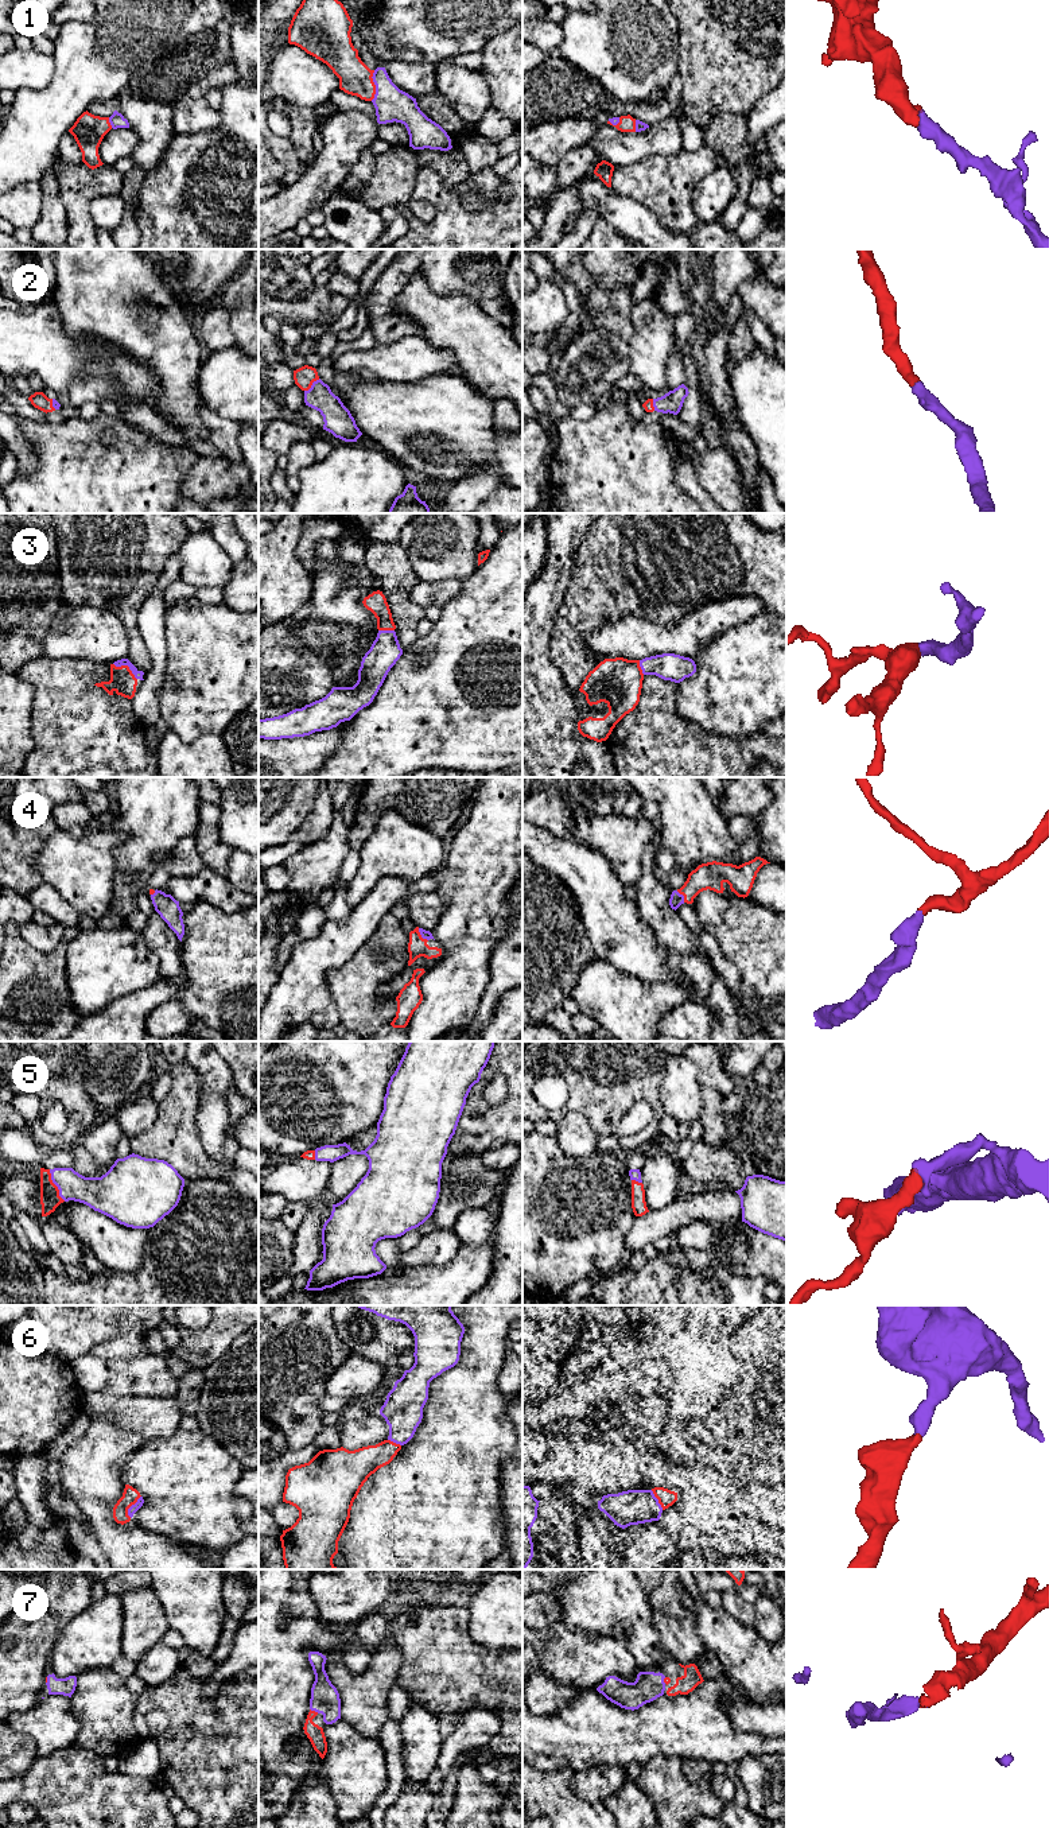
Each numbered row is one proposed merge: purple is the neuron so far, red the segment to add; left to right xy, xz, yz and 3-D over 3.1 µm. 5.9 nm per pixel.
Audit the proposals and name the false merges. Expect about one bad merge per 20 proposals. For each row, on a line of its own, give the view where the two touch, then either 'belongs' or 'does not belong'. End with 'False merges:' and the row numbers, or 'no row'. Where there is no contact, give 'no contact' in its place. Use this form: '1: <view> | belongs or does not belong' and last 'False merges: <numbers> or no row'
1: xz | belongs
2: xz | belongs
3: xy | belongs
4: xz | belongs
5: xy | belongs
6: xy | belongs
7: xz | belongs
False merges: no row

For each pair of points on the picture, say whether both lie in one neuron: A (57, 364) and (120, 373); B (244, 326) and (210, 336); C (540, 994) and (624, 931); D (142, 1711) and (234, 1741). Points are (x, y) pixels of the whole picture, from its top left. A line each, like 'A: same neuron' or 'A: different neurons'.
A: same neuron
B: different neurons
C: different neurons
D: same neuron

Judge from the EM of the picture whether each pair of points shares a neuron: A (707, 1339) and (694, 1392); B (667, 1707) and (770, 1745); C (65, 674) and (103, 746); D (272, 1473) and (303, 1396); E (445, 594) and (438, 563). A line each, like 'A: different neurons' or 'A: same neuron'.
A: same neuron
B: same neuron
C: same neuron
D: different neurons
E: different neurons

